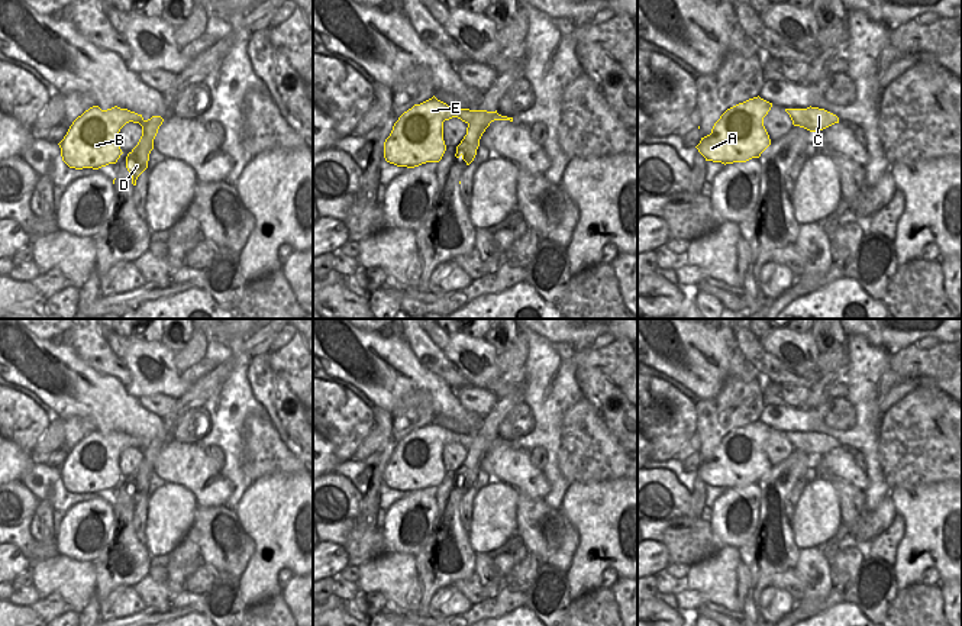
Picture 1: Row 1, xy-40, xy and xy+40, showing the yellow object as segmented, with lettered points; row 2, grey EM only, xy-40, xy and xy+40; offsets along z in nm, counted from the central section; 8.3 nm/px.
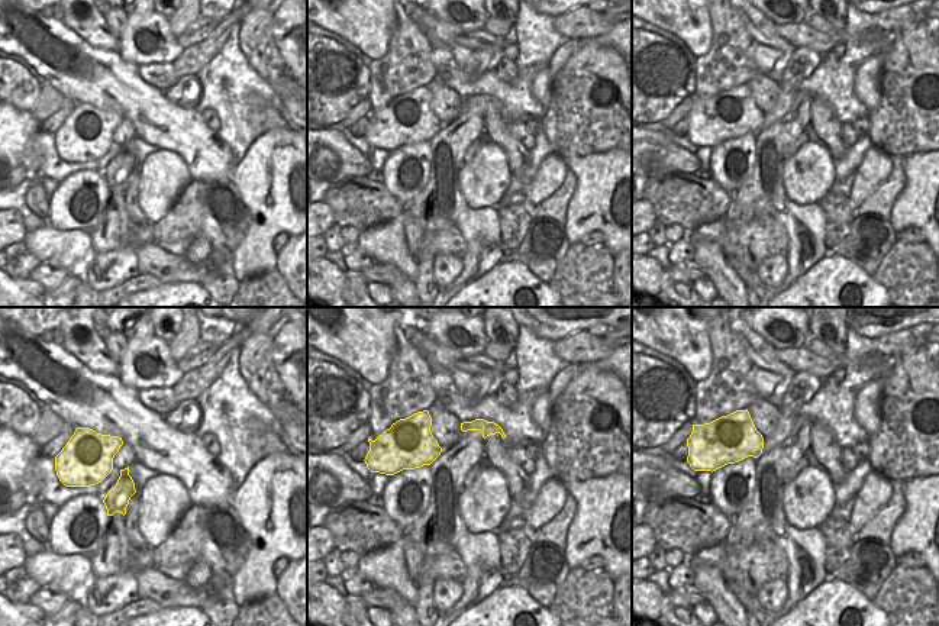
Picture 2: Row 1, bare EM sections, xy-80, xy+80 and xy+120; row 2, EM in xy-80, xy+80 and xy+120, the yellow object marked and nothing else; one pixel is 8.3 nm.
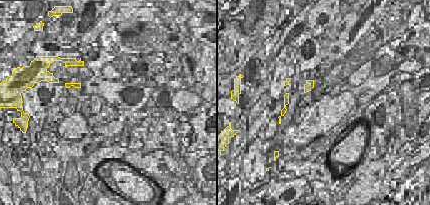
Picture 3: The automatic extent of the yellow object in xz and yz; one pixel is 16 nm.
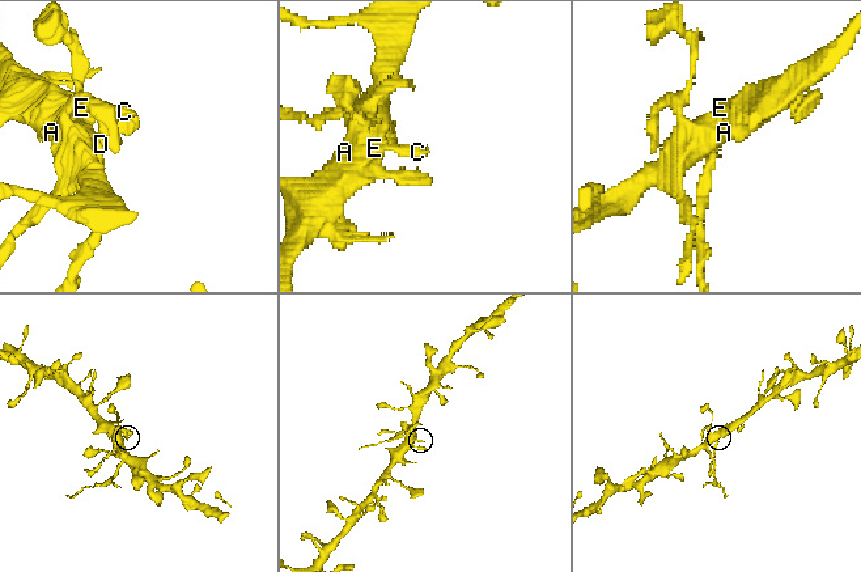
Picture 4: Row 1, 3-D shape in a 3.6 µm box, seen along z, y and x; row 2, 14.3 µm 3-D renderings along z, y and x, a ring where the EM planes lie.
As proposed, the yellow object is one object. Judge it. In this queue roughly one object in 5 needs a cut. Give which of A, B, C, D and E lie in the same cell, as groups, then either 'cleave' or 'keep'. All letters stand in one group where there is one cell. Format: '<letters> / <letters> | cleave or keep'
A B E / C D | cleave

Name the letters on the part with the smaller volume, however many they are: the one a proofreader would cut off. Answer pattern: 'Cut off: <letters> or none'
Cut off: C, D

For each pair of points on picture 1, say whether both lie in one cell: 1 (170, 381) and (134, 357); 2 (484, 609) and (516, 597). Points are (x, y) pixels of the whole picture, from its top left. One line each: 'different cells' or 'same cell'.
1: same cell
2: same cell

